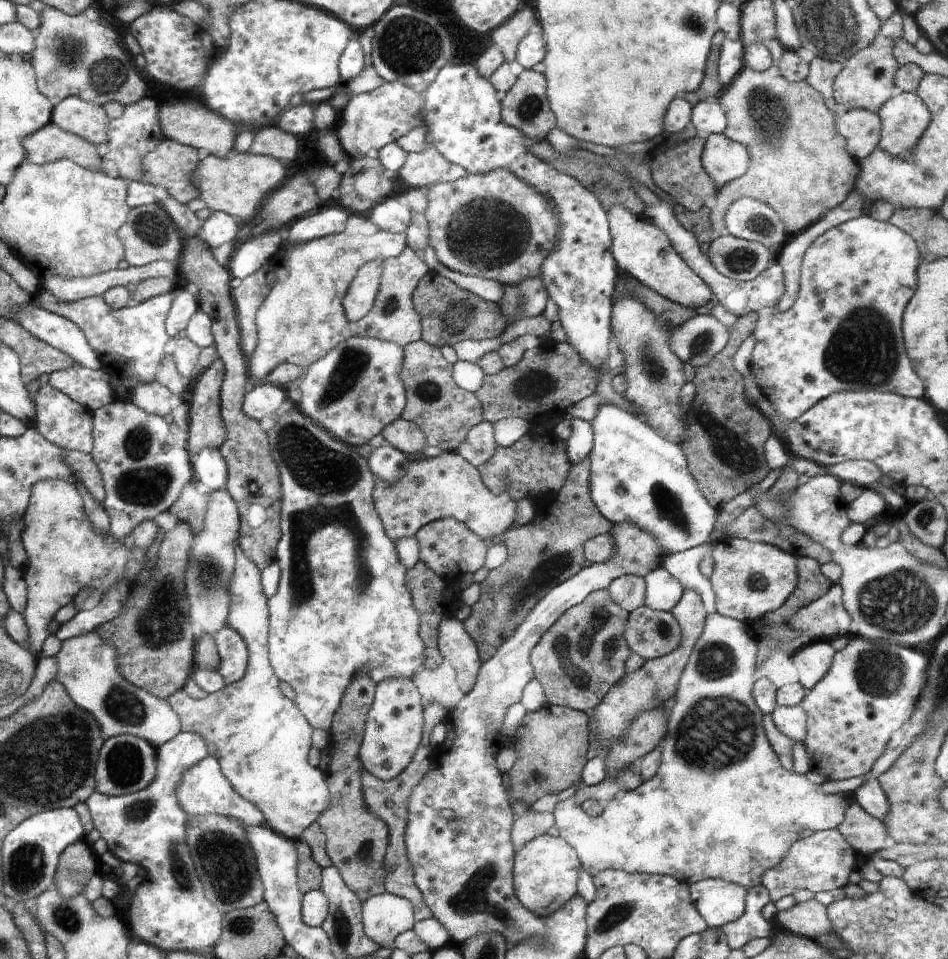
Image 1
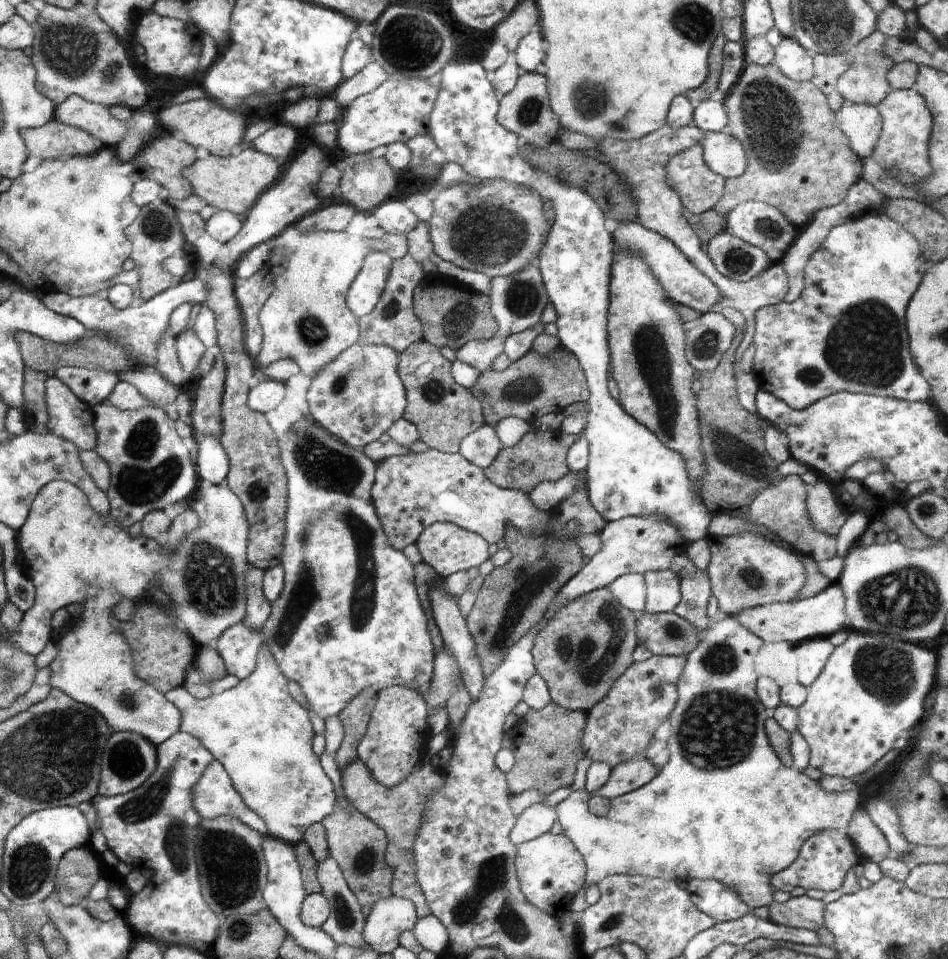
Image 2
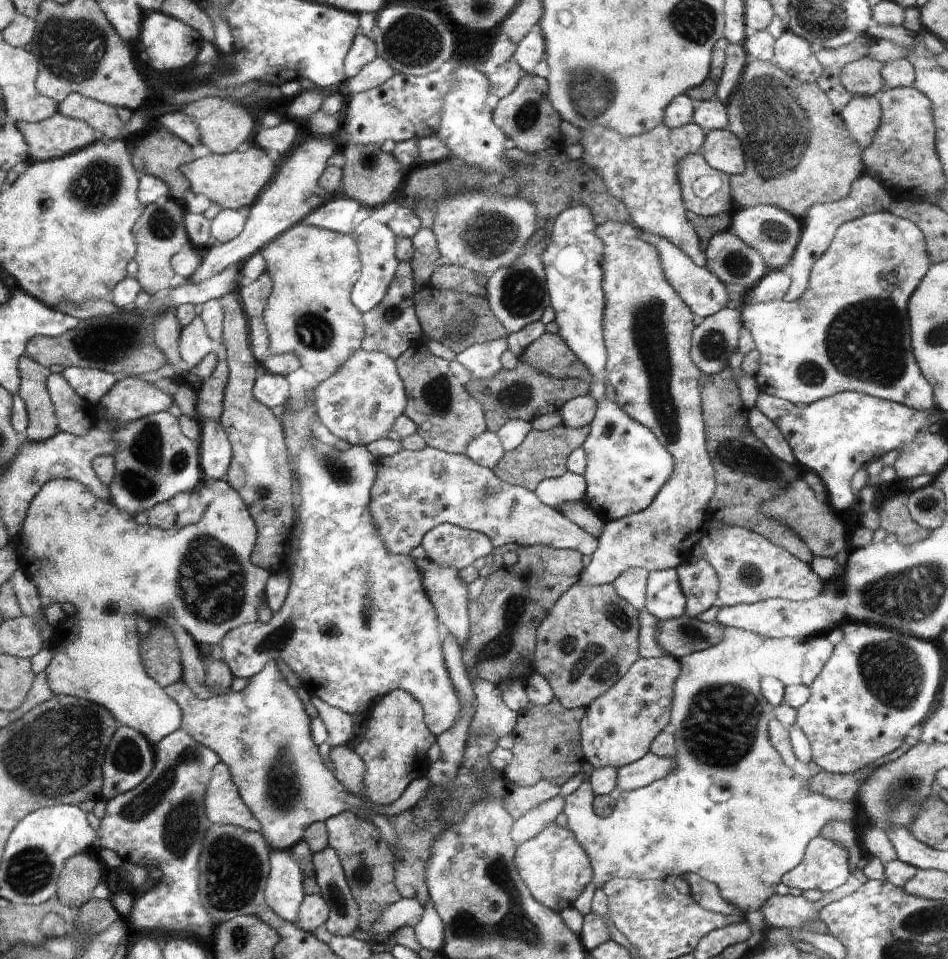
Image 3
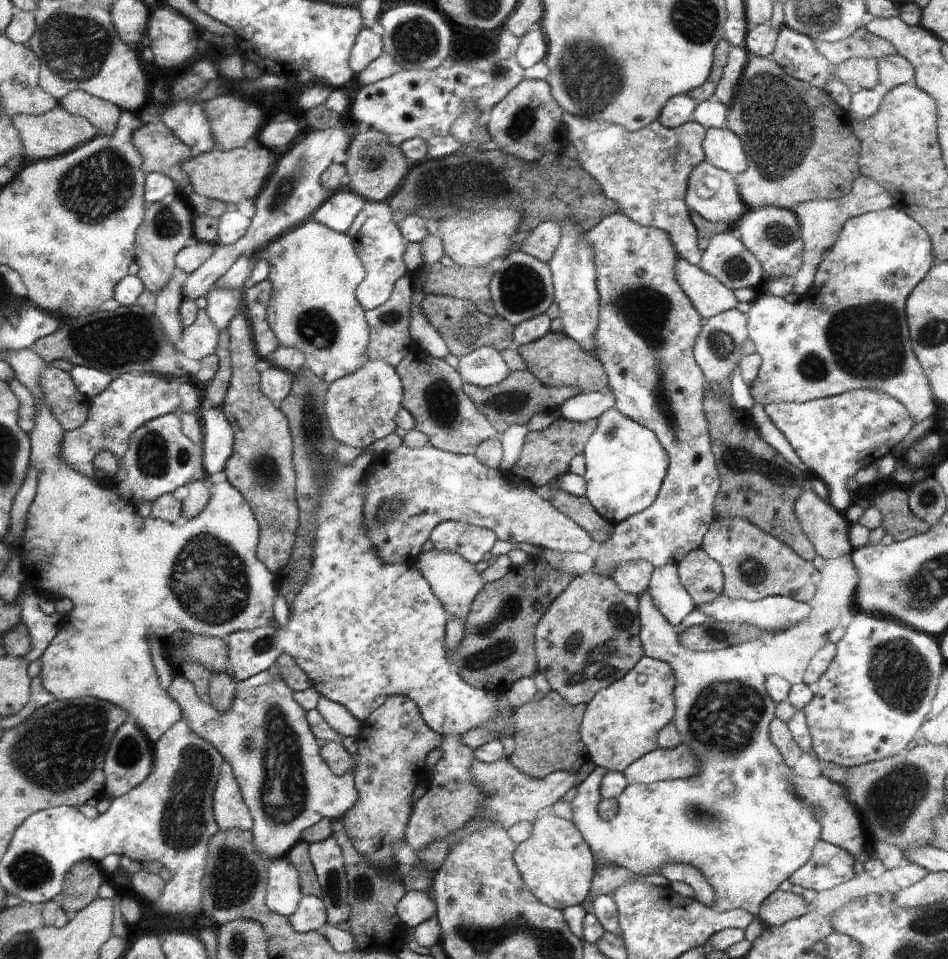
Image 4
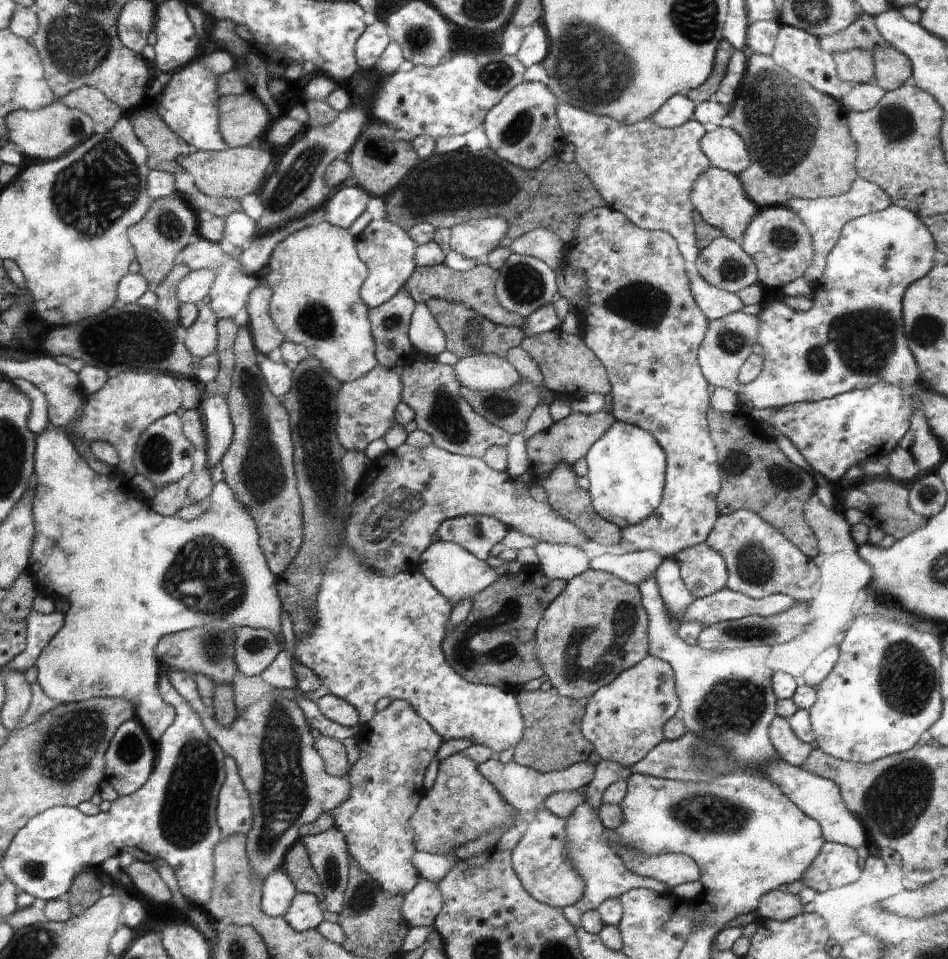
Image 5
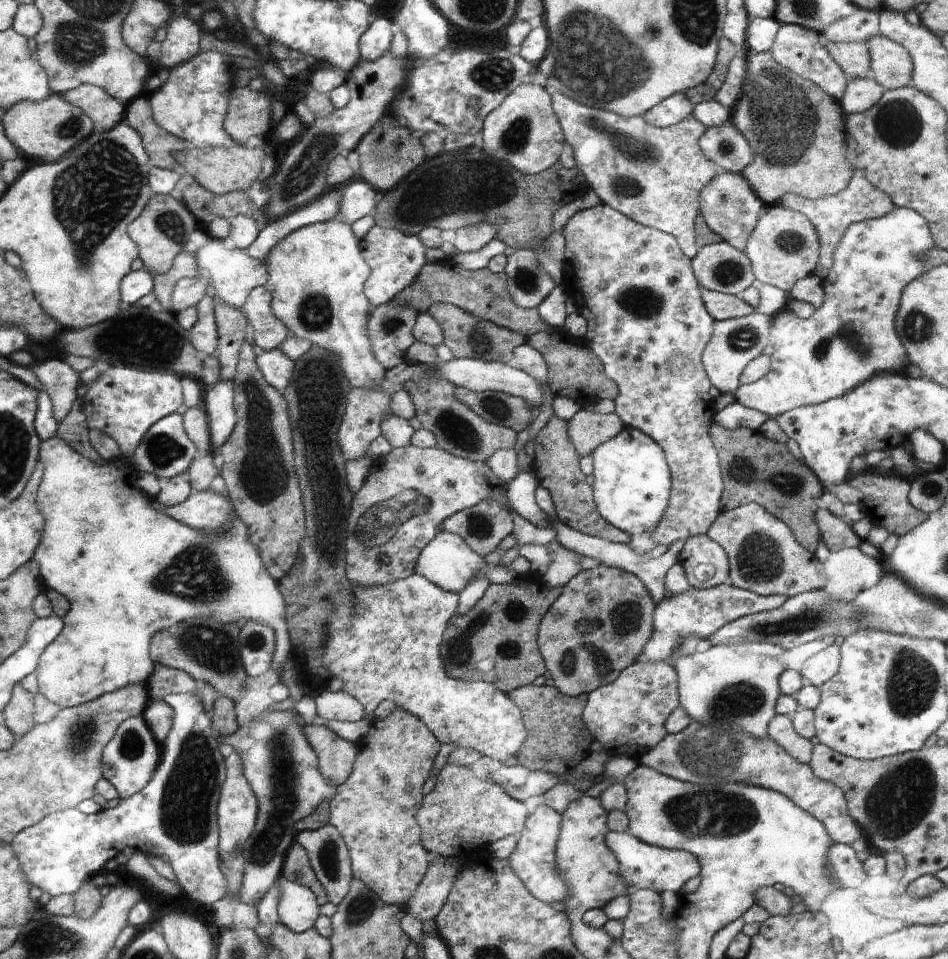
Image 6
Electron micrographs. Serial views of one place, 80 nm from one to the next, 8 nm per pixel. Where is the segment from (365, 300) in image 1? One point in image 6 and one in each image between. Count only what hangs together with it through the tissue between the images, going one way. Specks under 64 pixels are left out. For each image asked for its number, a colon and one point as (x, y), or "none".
2: (369, 284)
3: (377, 244)
4: (380, 246)
5: (388, 251)
6: (395, 259)

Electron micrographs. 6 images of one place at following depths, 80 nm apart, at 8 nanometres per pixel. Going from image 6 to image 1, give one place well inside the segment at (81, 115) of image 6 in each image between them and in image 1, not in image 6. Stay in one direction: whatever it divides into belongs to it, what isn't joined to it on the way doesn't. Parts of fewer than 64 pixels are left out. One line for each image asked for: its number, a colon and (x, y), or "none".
1: (51, 143)
2: (54, 140)
3: (48, 139)
4: (47, 135)
5: (44, 134)

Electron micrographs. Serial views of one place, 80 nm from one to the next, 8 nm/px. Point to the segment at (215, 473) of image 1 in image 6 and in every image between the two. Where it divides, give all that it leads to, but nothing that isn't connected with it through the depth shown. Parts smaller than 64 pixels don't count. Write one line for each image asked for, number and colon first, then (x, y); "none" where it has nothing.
2: (213, 461)
3: (215, 449)
4: (217, 433)
5: (219, 427)
6: (219, 400)

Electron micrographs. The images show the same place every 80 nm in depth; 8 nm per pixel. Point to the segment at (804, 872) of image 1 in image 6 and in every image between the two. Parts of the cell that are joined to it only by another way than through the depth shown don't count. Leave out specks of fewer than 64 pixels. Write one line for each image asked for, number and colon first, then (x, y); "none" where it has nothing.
2: (823, 861)
3: (825, 866)
4: (829, 865)
5: (836, 865)
6: (848, 871)

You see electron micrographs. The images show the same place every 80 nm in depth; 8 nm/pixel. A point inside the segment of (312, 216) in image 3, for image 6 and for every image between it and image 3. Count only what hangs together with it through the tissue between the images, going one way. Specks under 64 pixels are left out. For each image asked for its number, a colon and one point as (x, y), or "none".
4: (339, 211)
5: (348, 202)
6: (358, 200)

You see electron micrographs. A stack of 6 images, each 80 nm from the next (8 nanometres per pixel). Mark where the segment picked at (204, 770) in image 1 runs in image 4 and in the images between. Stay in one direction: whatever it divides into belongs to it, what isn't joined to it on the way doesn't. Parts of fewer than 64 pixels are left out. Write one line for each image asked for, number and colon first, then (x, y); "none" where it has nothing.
2: (215, 796)
3: (224, 806)
4: (230, 810)

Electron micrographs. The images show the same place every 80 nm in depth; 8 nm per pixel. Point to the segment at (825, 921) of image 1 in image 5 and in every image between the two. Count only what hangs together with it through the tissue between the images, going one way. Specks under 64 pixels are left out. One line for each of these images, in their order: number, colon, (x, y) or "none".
2: (803, 912)
3: (787, 911)
4: (781, 906)
5: (775, 904)

